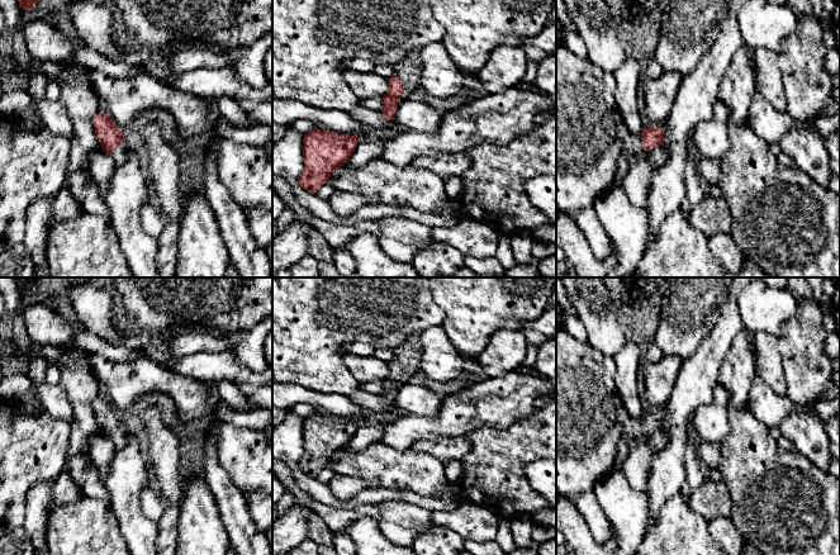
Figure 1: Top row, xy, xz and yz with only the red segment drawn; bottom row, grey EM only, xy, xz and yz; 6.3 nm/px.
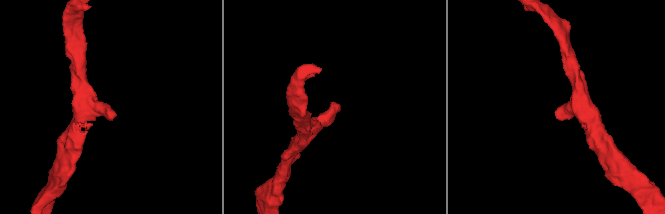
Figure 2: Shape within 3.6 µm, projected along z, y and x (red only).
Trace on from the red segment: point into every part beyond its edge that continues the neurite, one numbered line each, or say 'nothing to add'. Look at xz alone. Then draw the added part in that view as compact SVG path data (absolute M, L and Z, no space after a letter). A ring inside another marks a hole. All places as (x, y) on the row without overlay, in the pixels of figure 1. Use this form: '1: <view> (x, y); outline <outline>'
1: xz (408, 354); outline M421 332L412 335L400 346L394 347L395 361L404 367L404 375L402 376L398 389L412 379L412 376L419 370L421 357Z

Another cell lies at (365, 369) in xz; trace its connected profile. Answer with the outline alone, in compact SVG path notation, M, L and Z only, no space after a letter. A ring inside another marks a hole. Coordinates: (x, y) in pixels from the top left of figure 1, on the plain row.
M345 354L343 362L359 384L384 380L389 374L388 362L374 355L357 356L353 354Z

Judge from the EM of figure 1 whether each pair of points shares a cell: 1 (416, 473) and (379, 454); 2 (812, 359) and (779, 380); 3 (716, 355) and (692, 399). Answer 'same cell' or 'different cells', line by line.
1: same cell
2: different cells
3: same cell

